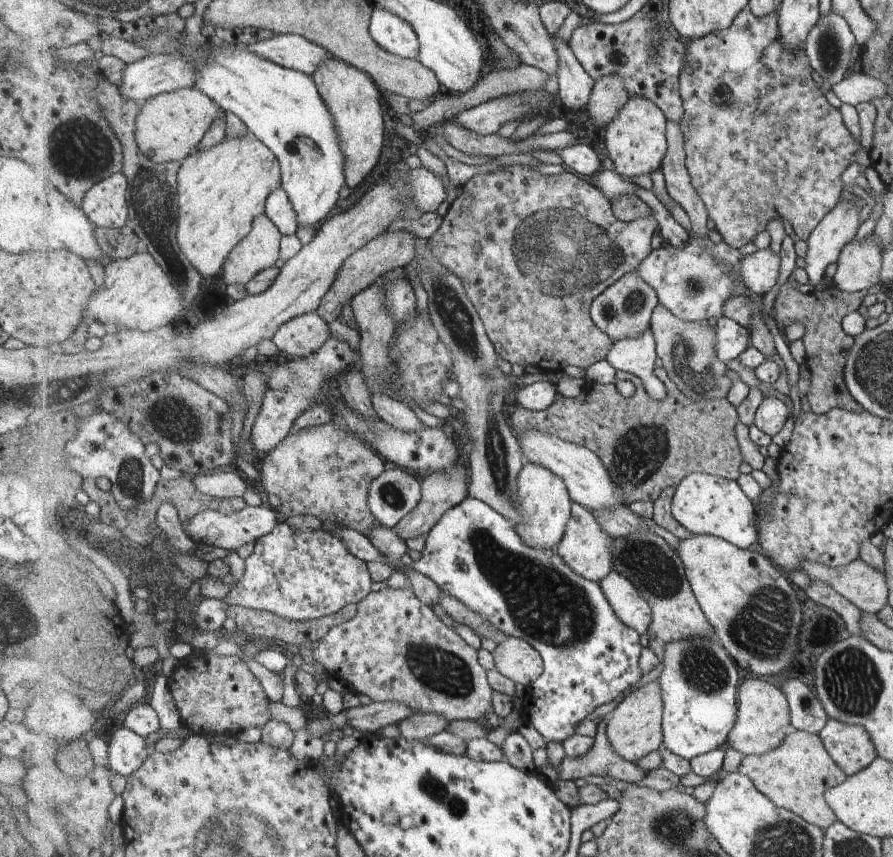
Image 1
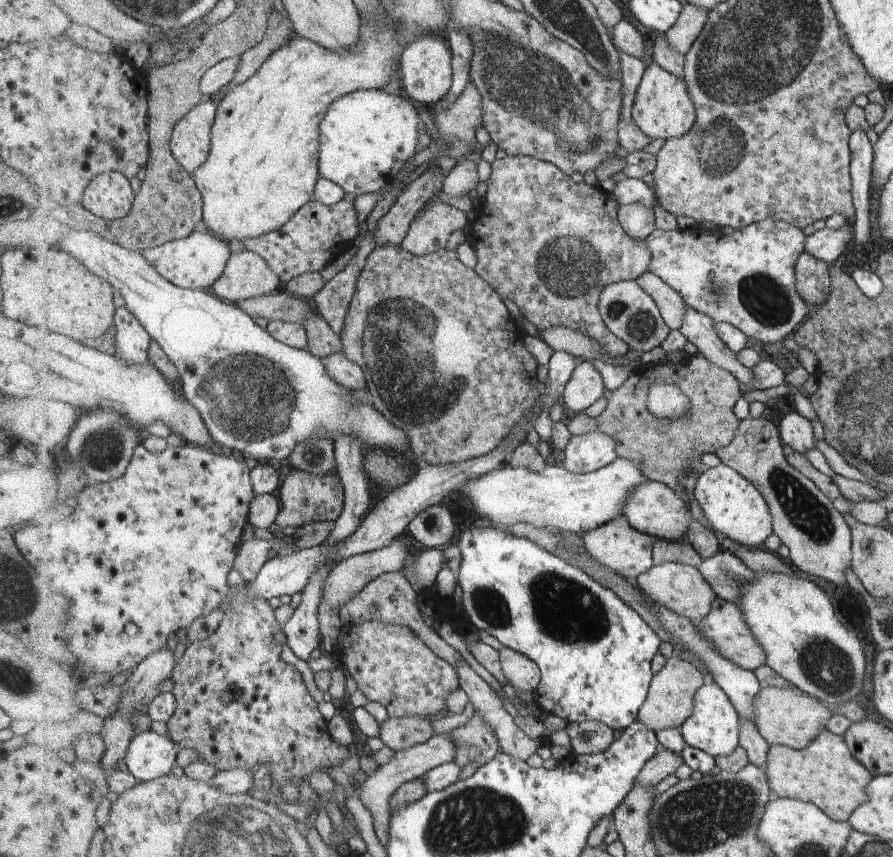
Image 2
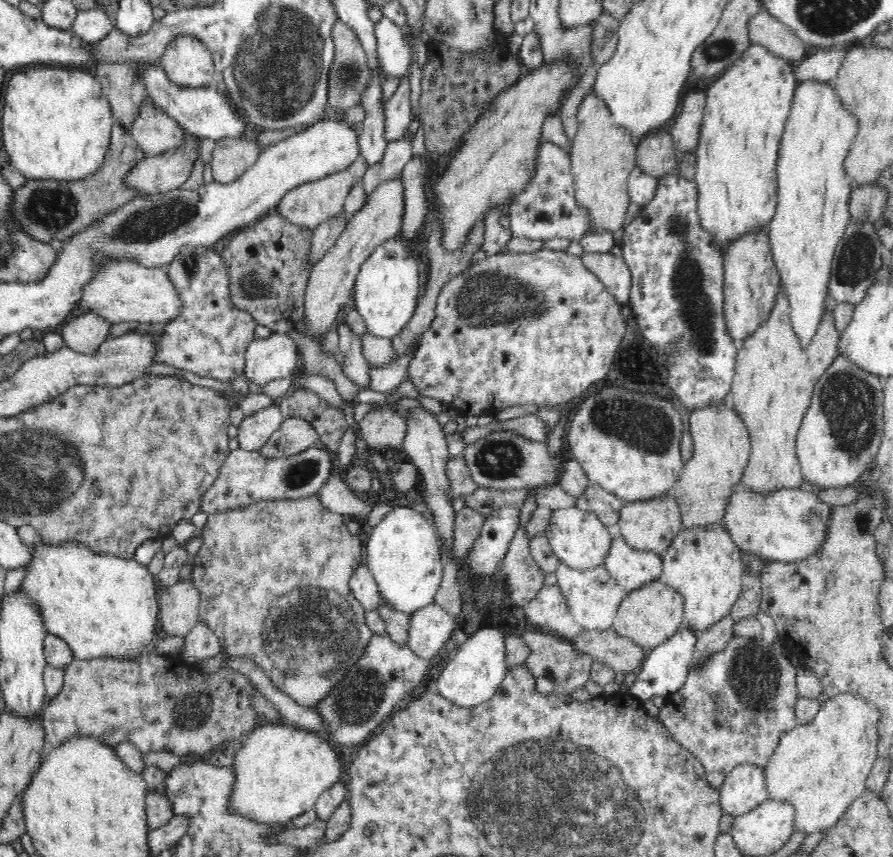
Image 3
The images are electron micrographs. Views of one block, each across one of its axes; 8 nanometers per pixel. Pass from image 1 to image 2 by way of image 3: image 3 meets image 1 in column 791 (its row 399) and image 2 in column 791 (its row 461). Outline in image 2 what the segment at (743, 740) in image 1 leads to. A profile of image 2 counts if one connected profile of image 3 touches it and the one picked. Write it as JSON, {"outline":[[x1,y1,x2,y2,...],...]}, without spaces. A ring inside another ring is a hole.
{"outline":[[762,688,754,701,754,720,759,733,770,745,784,745,796,750,809,747,823,731,834,714,833,708,816,697,792,688]]}

